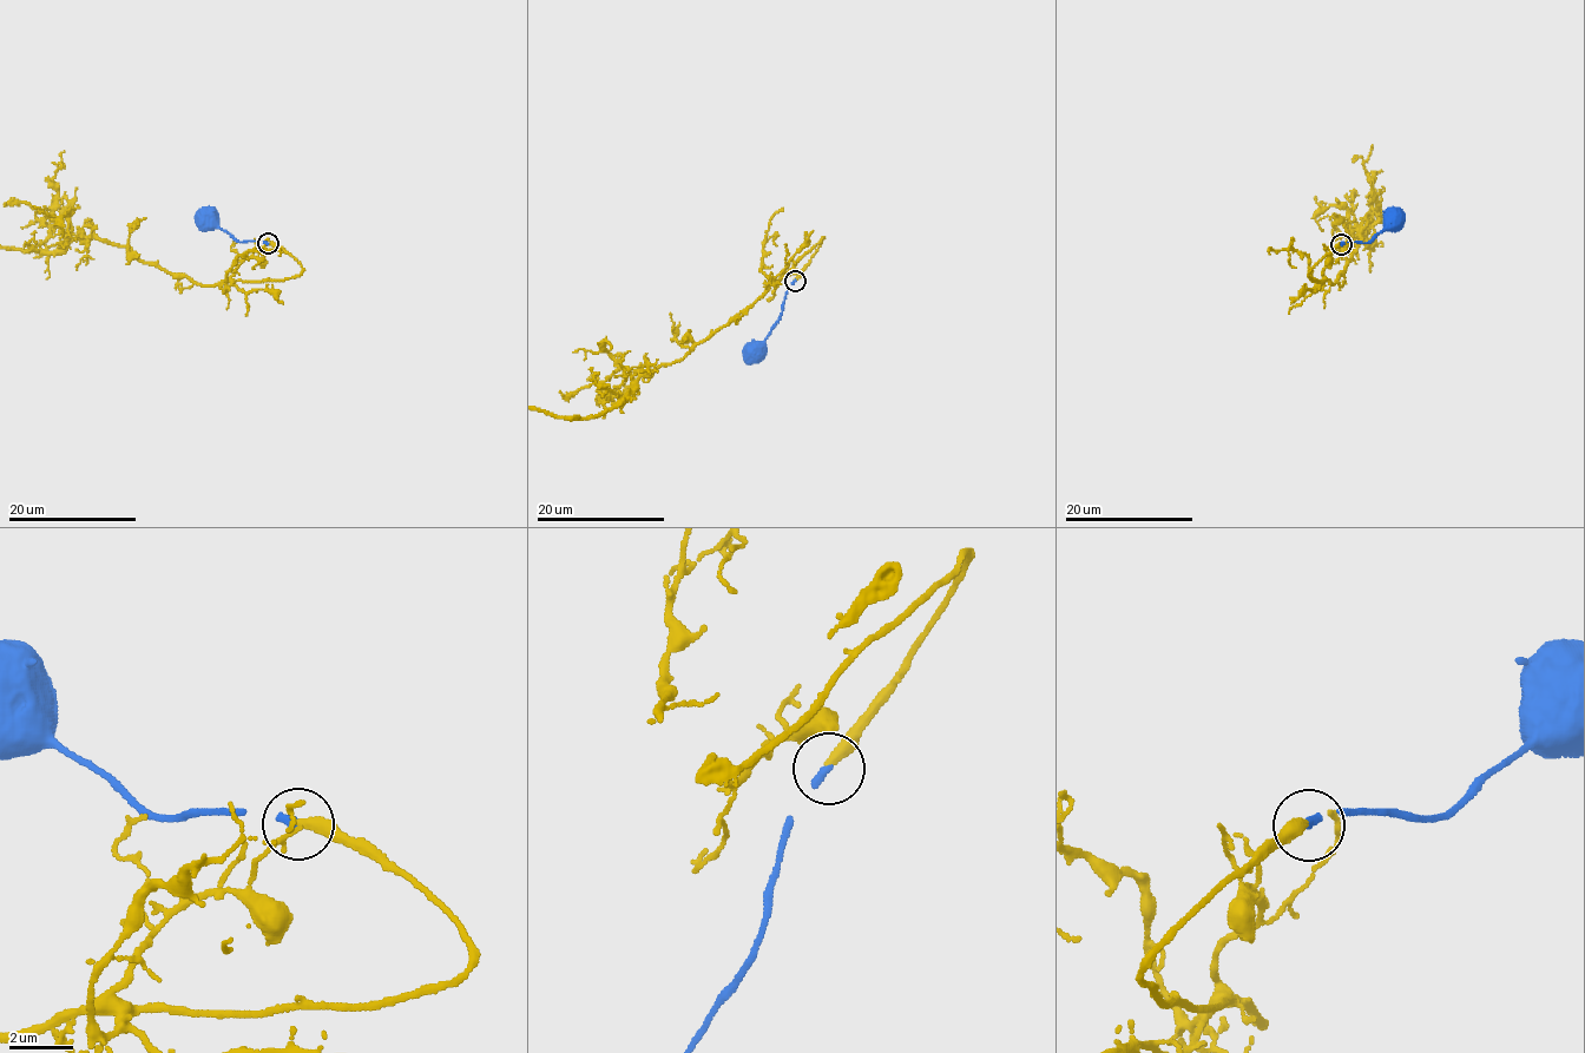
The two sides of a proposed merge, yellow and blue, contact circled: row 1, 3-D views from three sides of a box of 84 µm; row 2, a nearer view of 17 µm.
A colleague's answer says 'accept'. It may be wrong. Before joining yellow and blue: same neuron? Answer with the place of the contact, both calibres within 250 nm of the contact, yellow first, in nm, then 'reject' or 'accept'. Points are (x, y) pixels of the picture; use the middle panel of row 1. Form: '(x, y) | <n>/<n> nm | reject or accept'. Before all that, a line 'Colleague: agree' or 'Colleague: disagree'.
Colleague: agree
(795, 281) | 360/240 nm | accept

